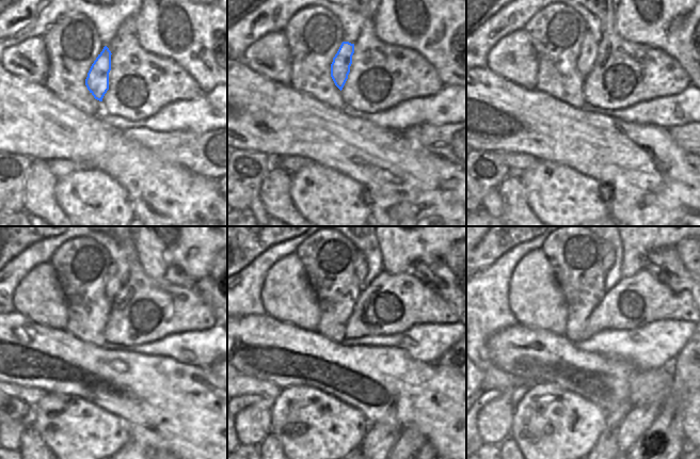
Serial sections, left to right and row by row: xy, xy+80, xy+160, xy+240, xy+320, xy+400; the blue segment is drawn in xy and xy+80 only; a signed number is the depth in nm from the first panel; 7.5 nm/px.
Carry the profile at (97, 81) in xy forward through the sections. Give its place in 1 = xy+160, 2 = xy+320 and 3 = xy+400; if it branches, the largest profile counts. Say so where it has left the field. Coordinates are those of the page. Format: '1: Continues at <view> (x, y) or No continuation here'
1: Continues at xy+160 (588, 53)
2: Continues at xy+320 (361, 267)
3: Continues at xy+400 (607, 252).

